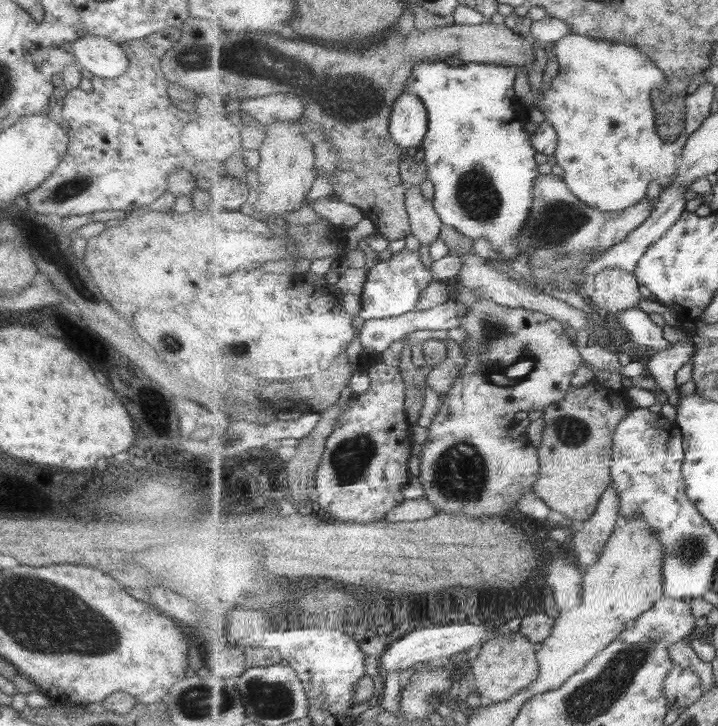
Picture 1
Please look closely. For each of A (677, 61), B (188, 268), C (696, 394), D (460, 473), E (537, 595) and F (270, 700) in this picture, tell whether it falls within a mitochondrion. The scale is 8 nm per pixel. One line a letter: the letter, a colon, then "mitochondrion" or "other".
A: other
B: other
C: other
D: mitochondrion
E: other
F: mitochondrion

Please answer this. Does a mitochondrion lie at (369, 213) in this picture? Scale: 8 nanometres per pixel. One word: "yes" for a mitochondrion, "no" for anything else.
no

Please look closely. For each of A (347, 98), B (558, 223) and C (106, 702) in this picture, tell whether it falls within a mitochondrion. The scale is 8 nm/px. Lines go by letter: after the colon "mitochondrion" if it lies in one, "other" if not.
A: mitochondrion
B: mitochondrion
C: other

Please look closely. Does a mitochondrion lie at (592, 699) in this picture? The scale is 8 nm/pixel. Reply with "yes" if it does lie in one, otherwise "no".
yes

